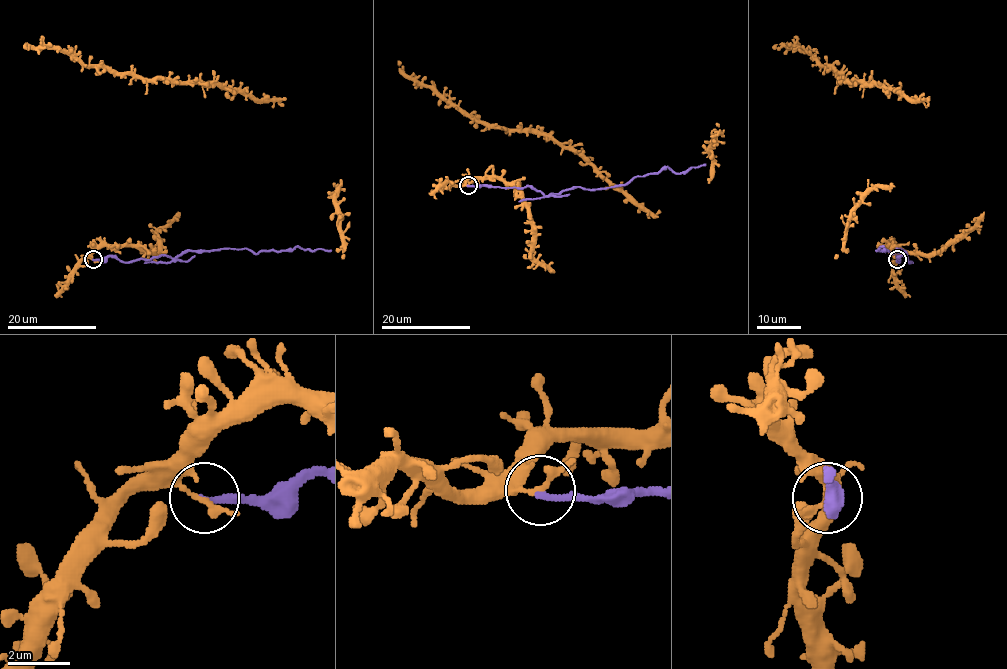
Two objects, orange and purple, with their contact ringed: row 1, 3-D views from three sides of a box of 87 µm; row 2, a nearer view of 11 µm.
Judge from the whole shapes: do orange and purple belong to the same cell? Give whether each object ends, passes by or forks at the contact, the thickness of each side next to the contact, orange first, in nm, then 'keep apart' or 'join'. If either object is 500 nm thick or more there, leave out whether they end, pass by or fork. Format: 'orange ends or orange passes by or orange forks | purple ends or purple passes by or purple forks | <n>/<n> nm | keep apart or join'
orange passes by | purple ends | 180/240 nm | keep apart

